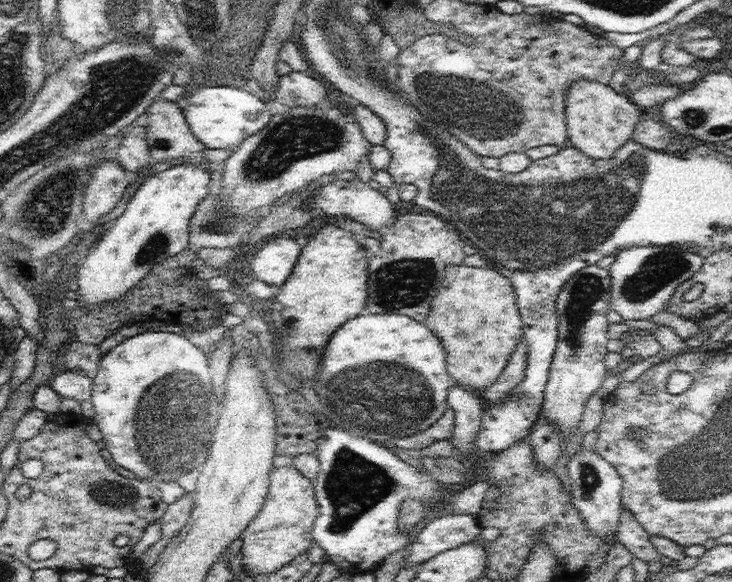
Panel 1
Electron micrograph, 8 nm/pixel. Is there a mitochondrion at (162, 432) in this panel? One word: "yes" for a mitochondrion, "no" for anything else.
yes

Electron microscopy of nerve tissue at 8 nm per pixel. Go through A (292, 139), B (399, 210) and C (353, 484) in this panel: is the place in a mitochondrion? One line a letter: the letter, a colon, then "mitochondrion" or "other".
A: mitochondrion
B: other
C: mitochondrion

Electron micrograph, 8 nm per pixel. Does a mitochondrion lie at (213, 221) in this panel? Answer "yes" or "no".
yes

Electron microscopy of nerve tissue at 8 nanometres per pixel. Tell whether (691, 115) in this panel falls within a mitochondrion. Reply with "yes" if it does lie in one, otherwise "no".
yes

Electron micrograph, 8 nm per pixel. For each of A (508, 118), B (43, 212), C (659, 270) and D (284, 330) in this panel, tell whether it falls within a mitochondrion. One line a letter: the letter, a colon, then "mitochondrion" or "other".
A: mitochondrion
B: mitochondrion
C: mitochondrion
D: mitochondrion

